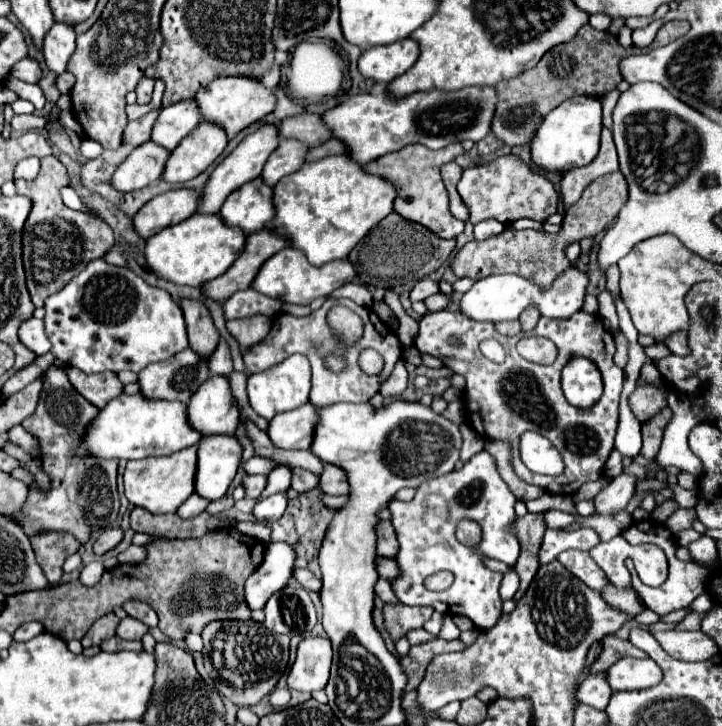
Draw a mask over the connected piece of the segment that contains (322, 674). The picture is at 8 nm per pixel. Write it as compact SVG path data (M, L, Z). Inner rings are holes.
M306 637L298 645L296 661L288 675L288 687L296 691L318 691L324 689L330 673L332 647L328 639Z

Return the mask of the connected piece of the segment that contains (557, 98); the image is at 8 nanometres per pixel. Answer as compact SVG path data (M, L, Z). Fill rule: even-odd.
M668 21L664 23L656 39L652 41L650 47L622 47L616 39L616 35L608 31L596 31L590 25L584 25L580 33L572 39L572 43L556 45L552 47L534 69L522 71L518 77L500 81L496 85L498 93L498 107L496 107L496 117L492 121L492 133L508 145L524 145L532 141L534 133L540 127L540 121L562 101L576 97L576 95L592 95L592 97L602 97L616 89L616 85L622 81L618 63L628 57L628 55L638 55L638 53L648 53L656 47L668 45L676 41L678 37L684 37L688 33L690 25L688 21Z

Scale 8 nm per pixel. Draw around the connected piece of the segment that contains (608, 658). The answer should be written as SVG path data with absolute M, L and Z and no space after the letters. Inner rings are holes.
M614 635L604 637L602 643L604 643L604 649L602 649L600 657L596 659L596 663L592 665L592 669L590 669L592 673L610 669L610 667L612 667L618 659L622 659L622 657L638 657L638 659L646 657L646 653L644 653L642 649L638 649L638 647L634 647L630 641L618 639L618 637L614 637Z

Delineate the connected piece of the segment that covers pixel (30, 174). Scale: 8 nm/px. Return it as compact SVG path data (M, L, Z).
M36 157L24 159L24 161L20 161L16 165L16 179L28 179L28 181L32 181L32 179L36 179L38 171L40 171L40 161Z

